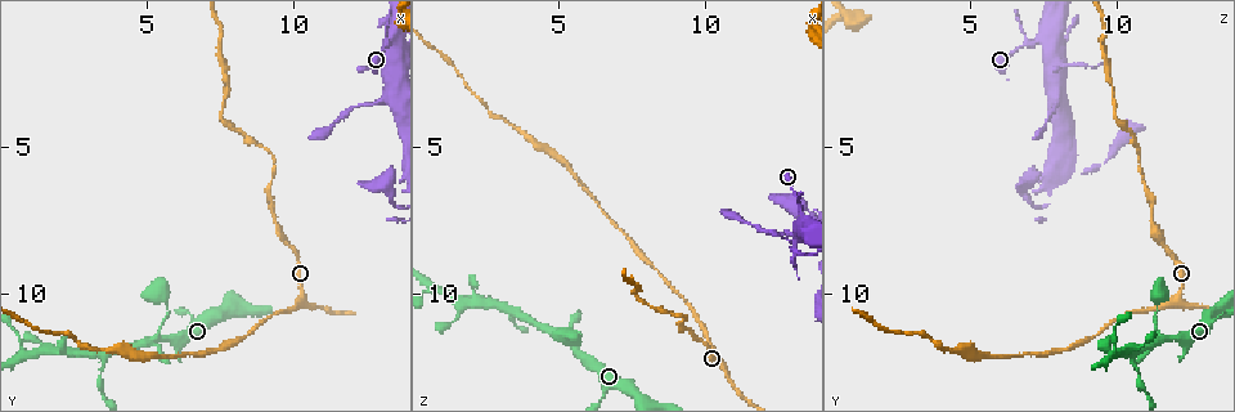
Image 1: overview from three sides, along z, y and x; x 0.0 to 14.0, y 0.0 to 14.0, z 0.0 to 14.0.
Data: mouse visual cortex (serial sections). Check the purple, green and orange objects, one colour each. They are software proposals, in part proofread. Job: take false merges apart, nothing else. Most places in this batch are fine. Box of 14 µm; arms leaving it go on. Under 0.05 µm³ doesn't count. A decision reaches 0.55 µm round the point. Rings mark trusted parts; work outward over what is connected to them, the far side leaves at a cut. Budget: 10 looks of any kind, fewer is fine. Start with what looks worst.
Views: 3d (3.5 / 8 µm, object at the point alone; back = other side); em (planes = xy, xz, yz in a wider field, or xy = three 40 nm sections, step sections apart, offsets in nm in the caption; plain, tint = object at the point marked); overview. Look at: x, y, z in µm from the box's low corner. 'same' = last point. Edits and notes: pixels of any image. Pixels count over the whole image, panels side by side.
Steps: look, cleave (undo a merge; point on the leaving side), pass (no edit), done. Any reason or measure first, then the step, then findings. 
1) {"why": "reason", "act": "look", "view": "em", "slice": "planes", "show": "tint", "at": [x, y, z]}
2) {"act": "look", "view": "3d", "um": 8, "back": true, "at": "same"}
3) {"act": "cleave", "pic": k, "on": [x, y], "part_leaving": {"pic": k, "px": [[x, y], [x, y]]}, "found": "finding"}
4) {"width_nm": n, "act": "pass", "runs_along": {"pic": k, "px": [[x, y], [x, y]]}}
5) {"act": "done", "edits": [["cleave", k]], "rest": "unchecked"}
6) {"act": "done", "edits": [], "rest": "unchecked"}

{"why": "sharp bend", "act": "look", "view": "3d", "um": 3.5, "at": [7.4, 4.1, 9.9]}

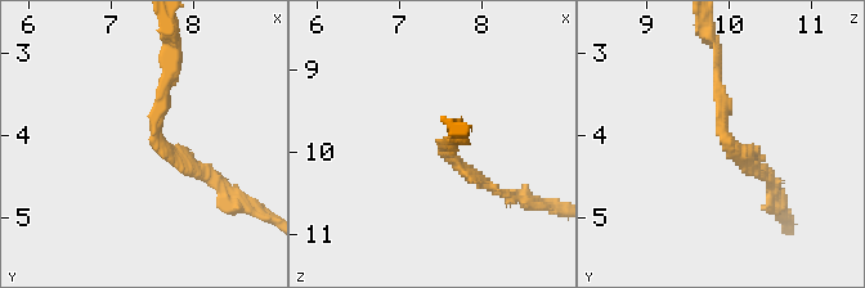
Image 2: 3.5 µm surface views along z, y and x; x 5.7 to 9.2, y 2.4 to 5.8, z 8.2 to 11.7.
{"arm_widths_nm": [150, 150], "act": "look", "view": "em", "slice": "xy", "step": 3, "show": "tint", "at": [7.50, 4.05, 9.95]}

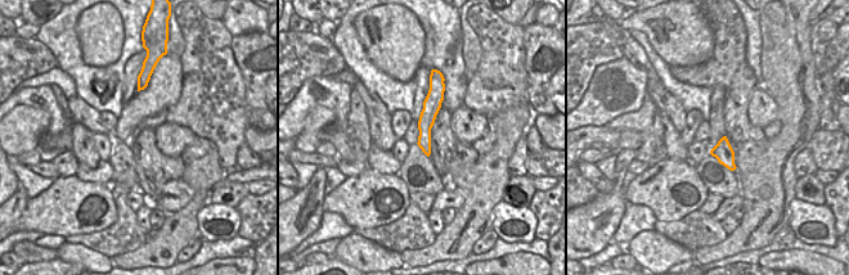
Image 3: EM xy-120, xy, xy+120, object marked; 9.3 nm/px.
{"act": "look", "view": "em", "slice": "xy", "step": 1, "show": "tint", "at": "same"}

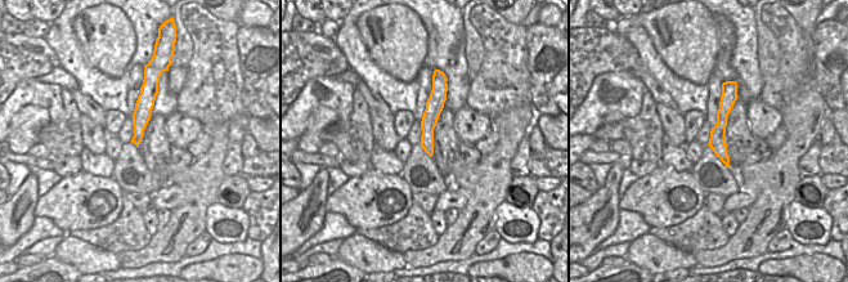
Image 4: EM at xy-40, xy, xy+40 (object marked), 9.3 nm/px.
{"width_nm": 150, "act": "pass", "runs_along": {"pic": 4, "px": [[726, 88], [719, 128], [726, 160]]}, "found": "one cell here"}

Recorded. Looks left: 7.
{"why": "sharp bend", "act": "look", "view": "3d", "um": 8, "at": [10.3, 10.3, 12.1]}

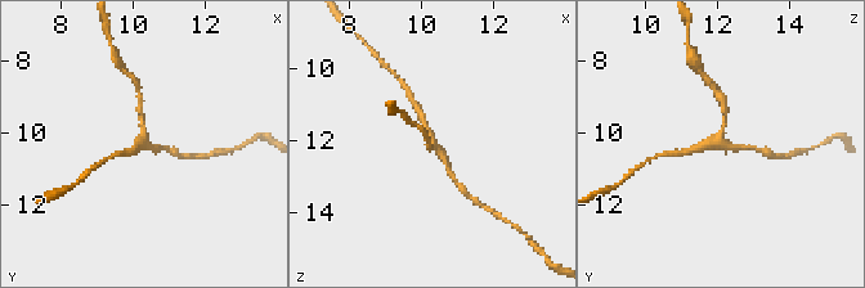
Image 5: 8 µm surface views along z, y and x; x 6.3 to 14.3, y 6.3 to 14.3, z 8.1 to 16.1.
{"arms": 3, "arm_widths_nm": [150, 150, 200], "why": "now the EM", "act": "look", "view": "em", "slice": "xy", "step": 2, "show": "tint", "at": [10.4, 10.3, 12.2]}

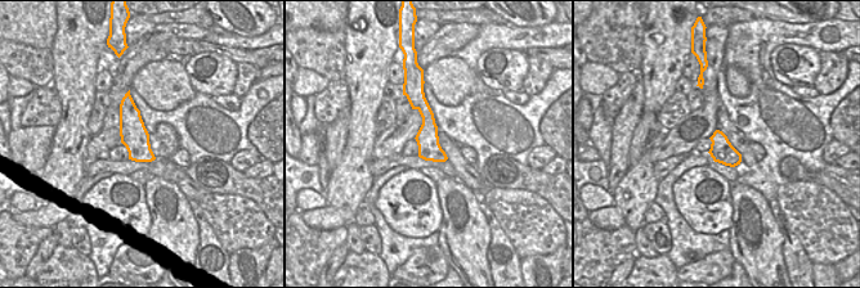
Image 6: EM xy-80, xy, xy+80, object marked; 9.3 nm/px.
{"width_nm": 220, "act": "pass", "runs_along": {"pic": 5, "px": [[725, 109], [720, 136], [726, 145], [754, 148]]}, "found": "all the same cell"}

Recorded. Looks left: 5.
{"why": "a fork", "act": "look", "view": "3d", "um": 3.5, "at": [5.2, 11.5, 11.5]}

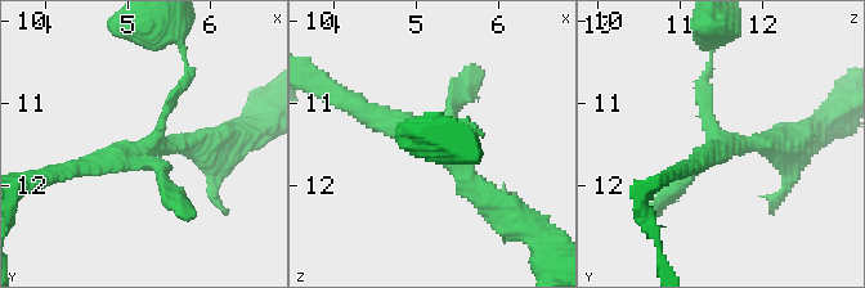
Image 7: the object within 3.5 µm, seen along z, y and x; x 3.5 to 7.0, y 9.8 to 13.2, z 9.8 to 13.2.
{"act": "look", "view": "em", "slice": "xy", "step": 3, "show": "tint", "at": [5.30, 11.55, 11.55]}

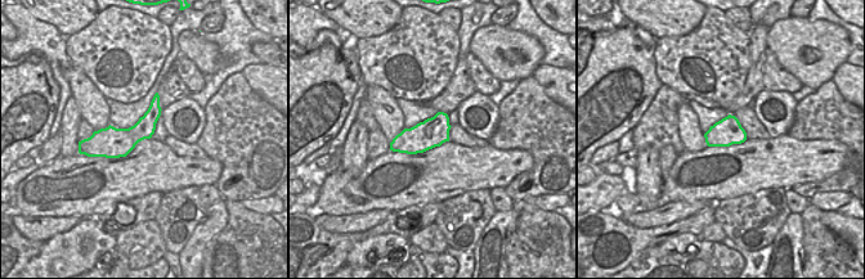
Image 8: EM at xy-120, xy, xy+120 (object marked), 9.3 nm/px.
{"act": "pass", "runs_along": {"pic": 7, "px": [[503, 212], [437, 147], [370, 111]]}, "found": "continuous, no second cell"}

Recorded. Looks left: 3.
{"why": "branch point", "act": "look", "view": "3d", "um": 8, "at": [3.6, 12.0, 10.5]}

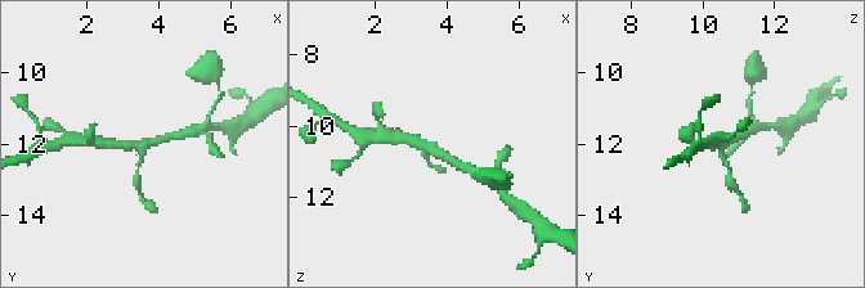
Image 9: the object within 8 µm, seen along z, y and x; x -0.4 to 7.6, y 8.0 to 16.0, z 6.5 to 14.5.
{"act": "look", "view": "3d", "um": 3.5, "at": [3.6, 12.0, 10.6]}

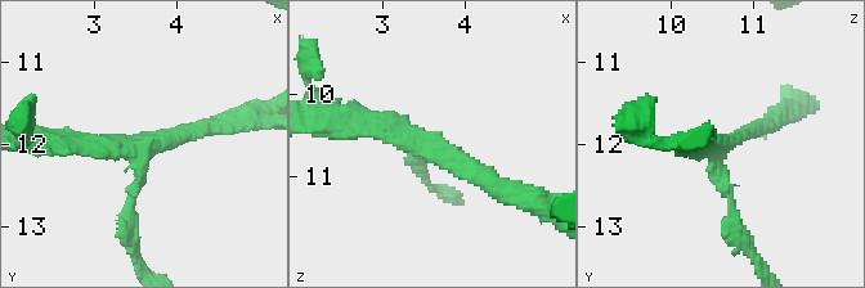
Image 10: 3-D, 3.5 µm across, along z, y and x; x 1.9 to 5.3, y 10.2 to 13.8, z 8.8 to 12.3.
{"why": "shape alone is not enough", "act": "look", "view": "em", "slice": "xy", "step": 5, "show": "tint", "at": [3.65, 12.05, 10.55]}

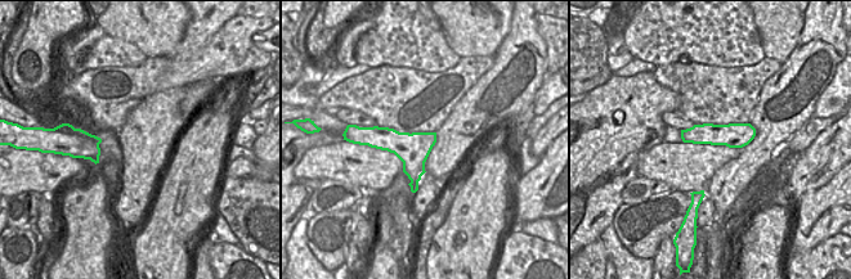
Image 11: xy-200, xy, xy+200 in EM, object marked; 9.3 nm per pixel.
{"act": "pass", "runs_along": {"pic": 11, "px": [[752, 131], [743, 134], [684, 135]]}, "found": "continuous, no second cell"}

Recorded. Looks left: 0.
{"act": "done", "edits": [], "rest": "unchecked"}

